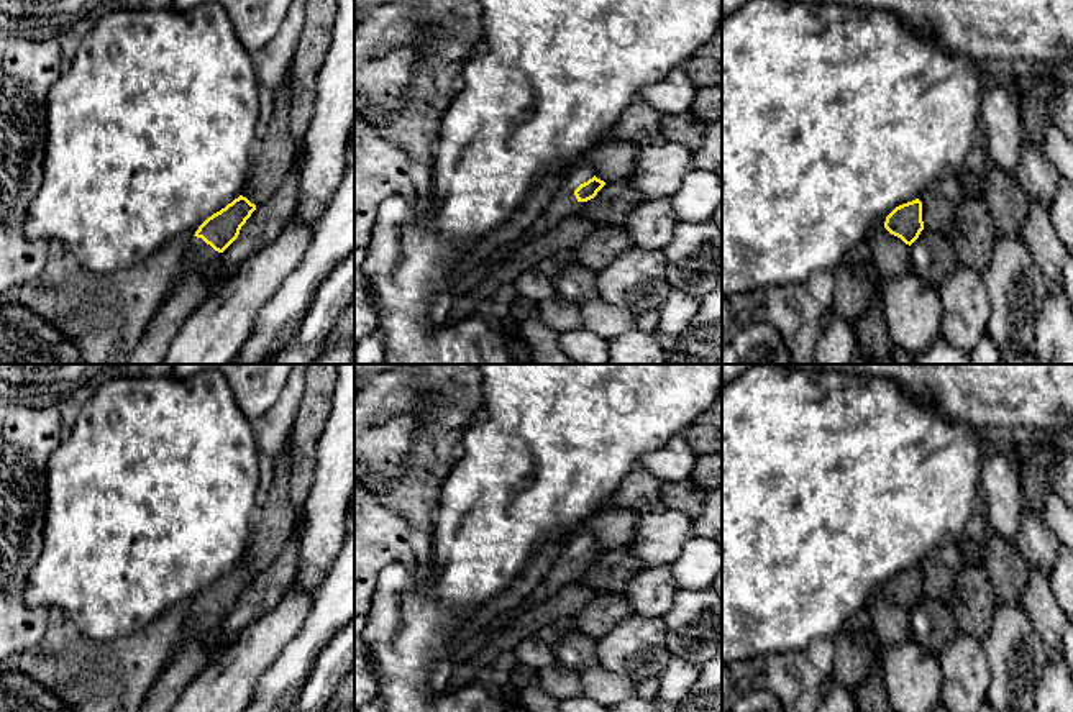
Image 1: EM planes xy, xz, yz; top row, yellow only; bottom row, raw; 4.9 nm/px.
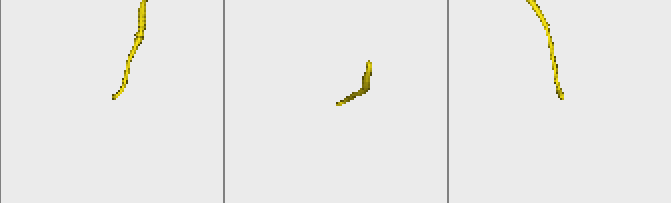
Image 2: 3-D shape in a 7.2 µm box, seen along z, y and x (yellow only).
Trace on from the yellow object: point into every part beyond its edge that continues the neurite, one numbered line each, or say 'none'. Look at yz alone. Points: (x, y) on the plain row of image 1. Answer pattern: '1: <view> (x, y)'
none

